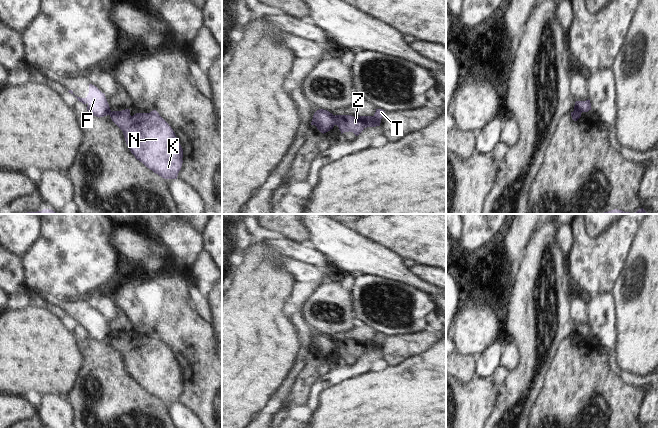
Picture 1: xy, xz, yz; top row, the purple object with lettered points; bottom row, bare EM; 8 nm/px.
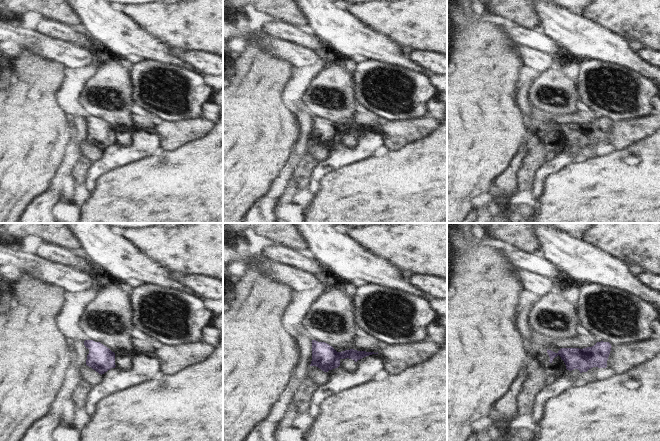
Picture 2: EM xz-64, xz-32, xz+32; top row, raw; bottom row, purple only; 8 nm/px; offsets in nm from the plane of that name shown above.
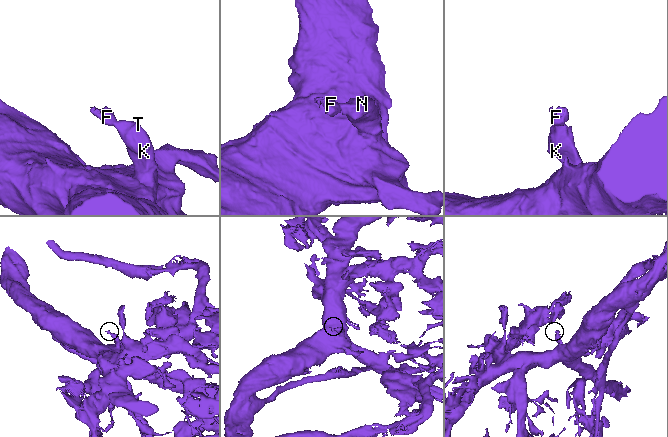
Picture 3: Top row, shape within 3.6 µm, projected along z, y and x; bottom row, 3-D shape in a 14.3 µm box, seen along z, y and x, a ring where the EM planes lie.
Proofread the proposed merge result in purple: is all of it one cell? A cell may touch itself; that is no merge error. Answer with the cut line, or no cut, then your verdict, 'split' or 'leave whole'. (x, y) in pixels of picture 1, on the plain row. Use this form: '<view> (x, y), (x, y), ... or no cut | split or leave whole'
xz (333, 340), (335, 348) | split

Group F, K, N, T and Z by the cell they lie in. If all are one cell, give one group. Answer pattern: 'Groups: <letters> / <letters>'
Groups: F / K N T Z

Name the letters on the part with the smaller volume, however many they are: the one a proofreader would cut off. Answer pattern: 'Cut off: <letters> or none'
Cut off: F

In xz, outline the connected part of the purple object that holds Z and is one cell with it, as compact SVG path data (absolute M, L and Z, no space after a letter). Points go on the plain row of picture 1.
M376 333L373 340L354 341L352 339L335 339L334 344L341 358L350 355L358 360L367 351L380 350L384 337L384 334Z

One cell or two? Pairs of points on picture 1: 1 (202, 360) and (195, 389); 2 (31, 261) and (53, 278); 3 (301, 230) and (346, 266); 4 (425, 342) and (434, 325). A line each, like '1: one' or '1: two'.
1: one
2: one
3: two
4: two

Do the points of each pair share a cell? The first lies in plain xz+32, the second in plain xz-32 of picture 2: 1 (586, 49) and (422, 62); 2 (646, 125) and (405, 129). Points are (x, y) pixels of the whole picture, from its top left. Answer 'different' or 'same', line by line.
1: different
2: same

